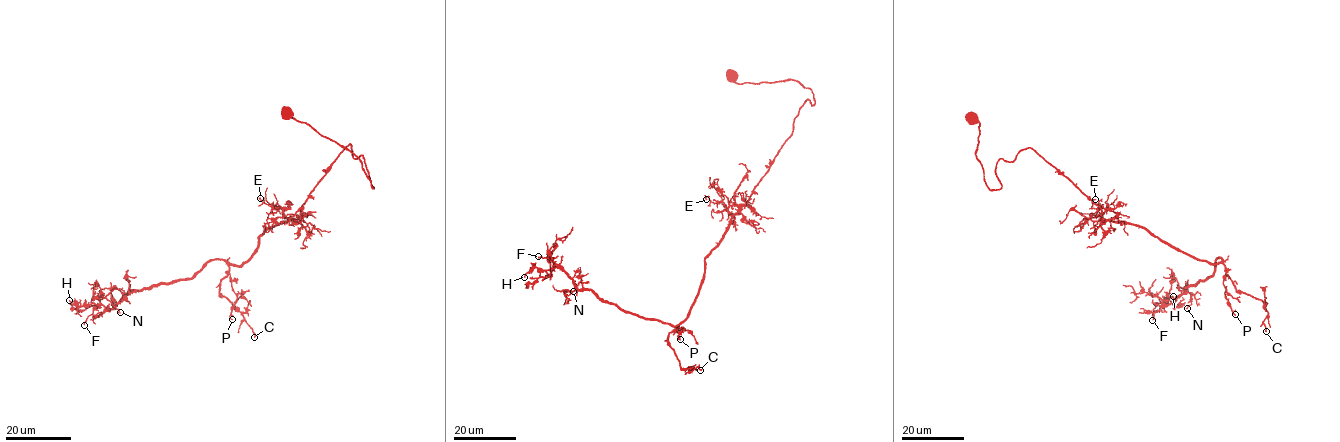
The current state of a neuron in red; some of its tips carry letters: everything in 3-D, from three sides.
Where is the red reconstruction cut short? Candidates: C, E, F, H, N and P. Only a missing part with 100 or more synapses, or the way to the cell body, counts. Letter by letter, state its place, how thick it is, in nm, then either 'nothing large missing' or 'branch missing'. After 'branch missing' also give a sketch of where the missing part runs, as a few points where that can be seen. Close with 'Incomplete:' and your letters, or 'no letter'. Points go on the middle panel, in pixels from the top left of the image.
C: place (700, 370); calibre 170 nm; nothing large missing
E: place (706, 199); calibre 140 nm; nothing large missing
F: place (538, 256); calibre 140 nm; nothing large missing
H: place (524, 277); calibre 160 nm; nothing large missing
N: place (573, 291); calibre 130 nm; nothing large missing
P: place (680, 339); calibre 120 nm; nothing large missing
Incomplete: no letter

